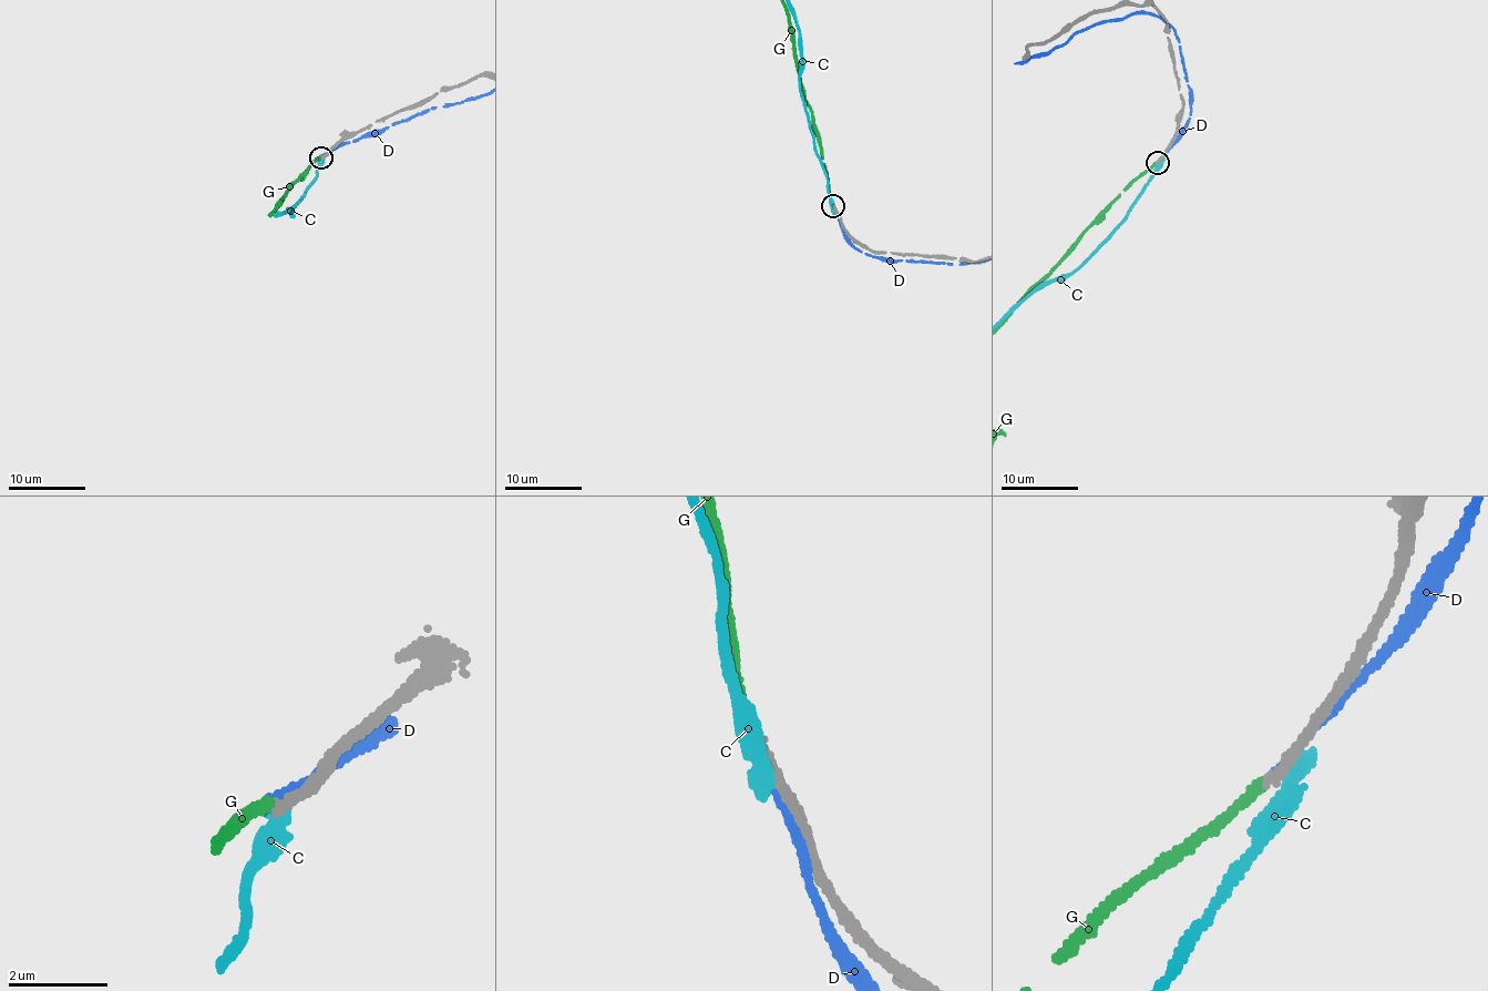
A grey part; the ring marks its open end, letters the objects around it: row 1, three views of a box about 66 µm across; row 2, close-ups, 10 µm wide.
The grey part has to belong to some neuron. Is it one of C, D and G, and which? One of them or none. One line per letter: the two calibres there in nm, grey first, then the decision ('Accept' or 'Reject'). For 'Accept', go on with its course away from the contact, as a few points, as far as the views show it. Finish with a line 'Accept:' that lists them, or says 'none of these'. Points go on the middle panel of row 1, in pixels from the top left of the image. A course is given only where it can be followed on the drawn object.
C: Thickness 280 nm (grey) against 460 nm. Reject
D: Thickness 200 nm (grey) against 180 nm. Reject
G: Thickness 200 nm (grey) against 180 nm. Reject
Accept: none of these

